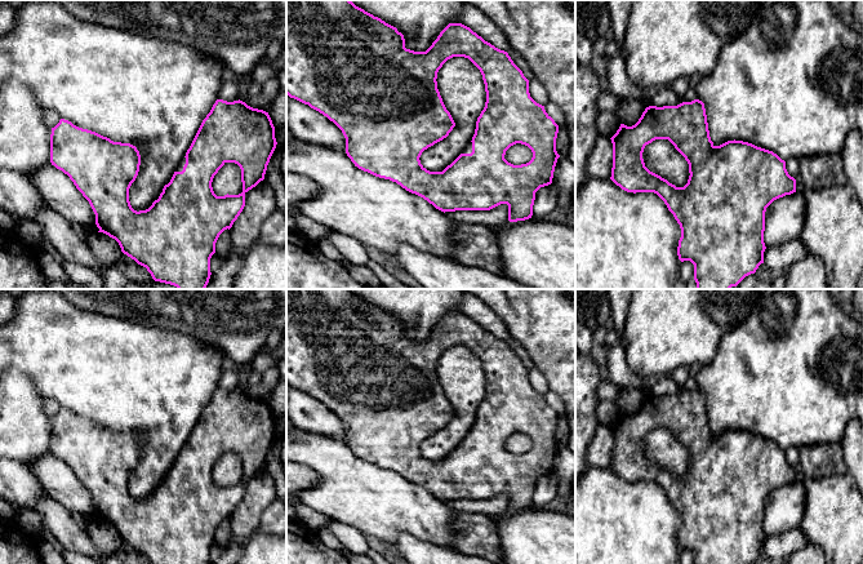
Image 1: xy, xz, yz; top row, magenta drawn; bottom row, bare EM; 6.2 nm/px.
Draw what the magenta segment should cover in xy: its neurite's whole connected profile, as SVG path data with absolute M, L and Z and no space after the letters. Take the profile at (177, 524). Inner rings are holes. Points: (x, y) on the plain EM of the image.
M217 388L170 471L148 498L139 501L129 490L129 478L141 454L135 435L114 431L61 408L52 417L50 452L67 463L89 490L98 521L115 528L121 541L151 564L212 564L210 547L215 542L215 532L243 501L245 483L264 468L276 434L275 416L268 401L240 388ZM226 452L235 452L241 458L243 481L239 484L217 485L213 480L213 467Z

